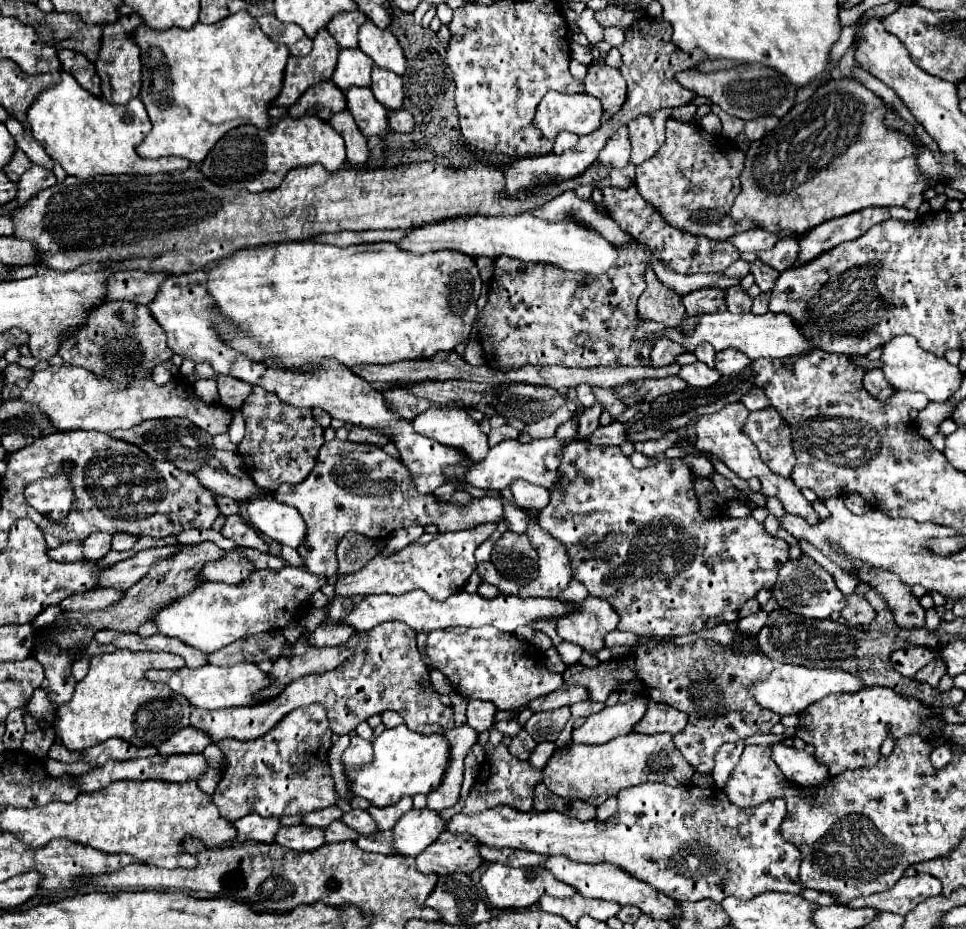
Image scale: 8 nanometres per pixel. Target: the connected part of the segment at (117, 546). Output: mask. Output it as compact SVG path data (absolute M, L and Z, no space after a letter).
M117 533L113 535L113 541L111 541L111 549L113 551L125 551L125 549L131 549L135 543L137 543L139 537L133 537L129 533Z

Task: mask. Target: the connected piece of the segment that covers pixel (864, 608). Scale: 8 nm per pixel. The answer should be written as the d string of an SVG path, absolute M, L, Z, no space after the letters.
M853 593L853 595L847 597L847 607L843 609L843 619L849 625L857 627L861 623L871 623L873 617L875 617L875 611L873 611L873 607L867 603L867 599L863 595Z

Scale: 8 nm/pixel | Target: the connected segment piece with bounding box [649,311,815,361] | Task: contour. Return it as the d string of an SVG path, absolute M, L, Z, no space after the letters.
M729 311L725 313L705 313L699 317L699 325L695 329L693 335L685 335L681 325L679 327L671 327L661 335L653 335L649 337L649 341L657 341L661 337L669 337L677 343L681 343L687 351L695 351L695 347L703 341L711 343L715 351L723 351L727 347L733 347L741 353L745 353L749 359L759 359L759 357L791 357L791 355L801 355L801 353L809 353L815 349L815 343L809 341L805 337L805 333L801 329L797 329L795 321L785 315L785 313L765 313L765 315L753 315L753 313L741 313L741 315L733 315Z

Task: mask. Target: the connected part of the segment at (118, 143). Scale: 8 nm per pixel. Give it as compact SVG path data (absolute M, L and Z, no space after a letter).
M61 73L61 81L53 87L49 87L47 91L43 91L37 101L31 105L29 113L27 113L33 137L45 147L47 155L57 161L67 175L75 175L79 179L89 179L95 175L153 175L153 173L169 173L169 171L185 171L191 167L188 160L170 156L159 159L146 159L139 157L137 153L137 145L143 141L143 137L151 131L151 121L147 117L147 111L143 107L143 103L139 99L133 99L125 105L113 105L107 103L103 99L93 97L89 91L85 91L73 75L69 73Z

